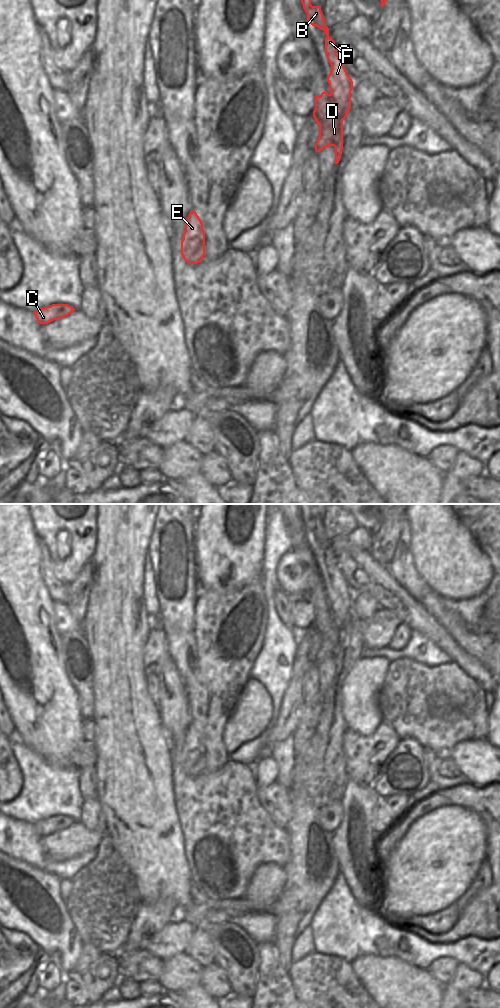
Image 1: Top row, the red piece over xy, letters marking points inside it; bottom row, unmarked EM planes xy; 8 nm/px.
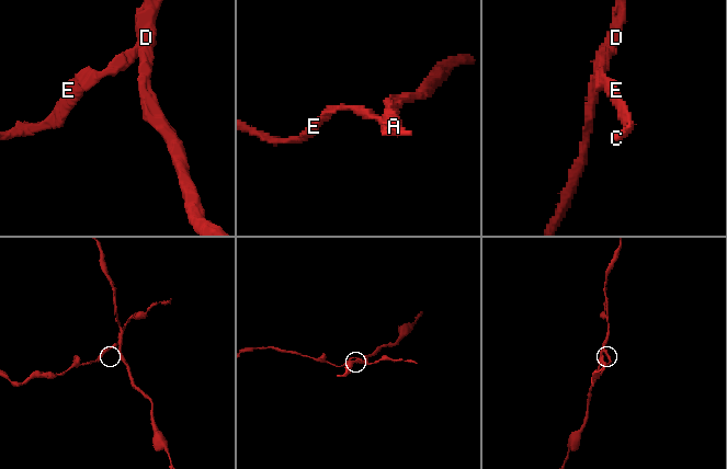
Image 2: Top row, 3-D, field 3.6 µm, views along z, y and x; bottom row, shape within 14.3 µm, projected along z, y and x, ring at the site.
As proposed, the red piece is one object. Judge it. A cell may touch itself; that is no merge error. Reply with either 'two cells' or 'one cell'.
two cells

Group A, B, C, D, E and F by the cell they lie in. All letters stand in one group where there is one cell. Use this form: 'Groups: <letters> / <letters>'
Groups: A B F / C D E

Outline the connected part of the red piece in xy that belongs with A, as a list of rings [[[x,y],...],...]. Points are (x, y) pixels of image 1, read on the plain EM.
[[[299,504],[303,521],[307,525],[307,531],[312,538],[316,538],[325,543],[325,565],[331,577],[331,583],[327,589],[333,619],[339,624],[344,632],[351,621],[351,603],[353,596],[347,589],[347,583],[343,573],[337,567],[338,558],[335,553],[329,549],[329,540],[325,537],[325,531],[321,523],[321,518],[312,518],[309,504]]]

